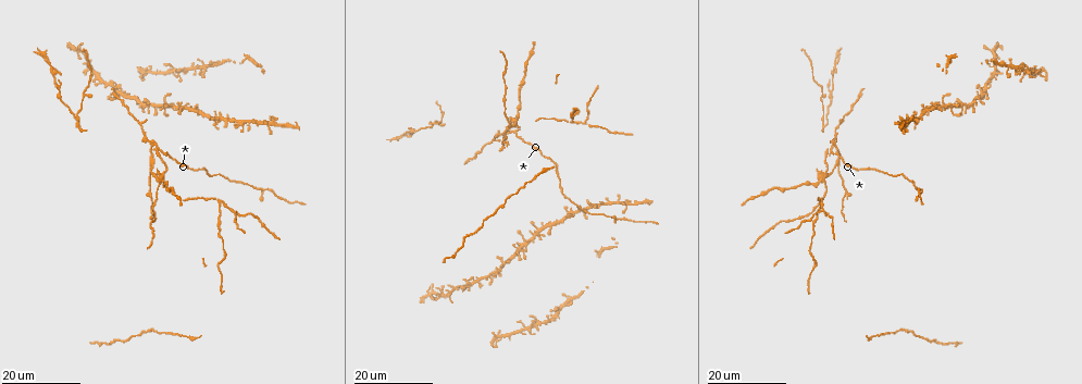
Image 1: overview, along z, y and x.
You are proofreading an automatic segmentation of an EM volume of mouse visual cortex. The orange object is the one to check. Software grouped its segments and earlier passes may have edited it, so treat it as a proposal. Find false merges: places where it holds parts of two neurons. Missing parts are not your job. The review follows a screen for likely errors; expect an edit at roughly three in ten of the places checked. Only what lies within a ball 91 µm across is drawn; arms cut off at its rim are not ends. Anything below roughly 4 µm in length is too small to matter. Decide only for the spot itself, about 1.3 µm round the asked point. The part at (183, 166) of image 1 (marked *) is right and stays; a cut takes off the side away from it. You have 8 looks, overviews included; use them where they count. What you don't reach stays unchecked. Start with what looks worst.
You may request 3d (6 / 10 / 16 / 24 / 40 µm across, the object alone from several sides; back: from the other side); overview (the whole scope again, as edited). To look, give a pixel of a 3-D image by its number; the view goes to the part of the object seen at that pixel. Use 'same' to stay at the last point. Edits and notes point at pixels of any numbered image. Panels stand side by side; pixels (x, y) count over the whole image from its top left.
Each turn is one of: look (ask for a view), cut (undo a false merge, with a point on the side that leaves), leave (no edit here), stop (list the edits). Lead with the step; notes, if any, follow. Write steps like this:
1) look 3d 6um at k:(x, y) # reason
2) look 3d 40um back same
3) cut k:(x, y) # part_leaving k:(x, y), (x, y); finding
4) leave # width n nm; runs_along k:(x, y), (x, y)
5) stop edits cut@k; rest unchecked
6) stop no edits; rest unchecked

look 3d 24um at 1:(79, 127) # small branch off a trunk

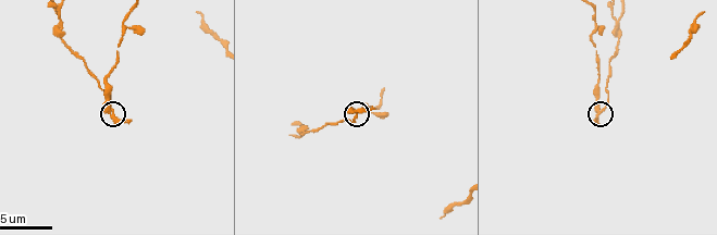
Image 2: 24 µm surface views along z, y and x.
look 3d 10um at 2:(352, 112) # zoom in

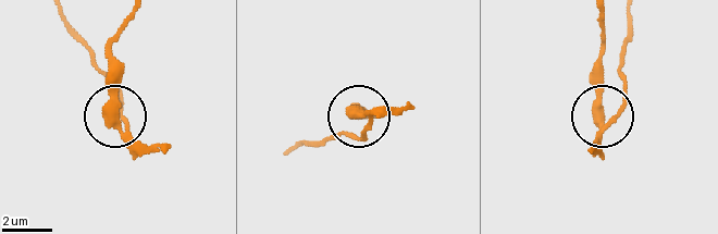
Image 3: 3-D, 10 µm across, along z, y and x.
look 3d 10um back at 3:(362, 117) # other side

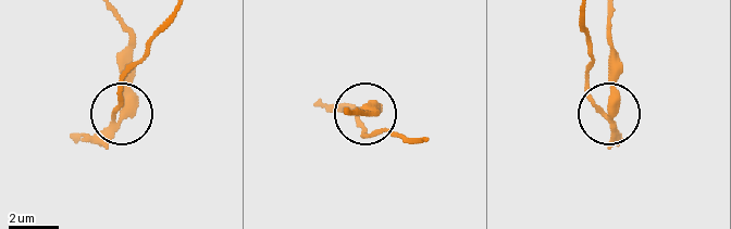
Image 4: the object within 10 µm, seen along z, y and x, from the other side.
cut 4:(363, 123) # part_leaving 4:(101, 134), (126, 73), (172, 11); two neurons meet here

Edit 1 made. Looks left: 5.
look 3d 10um at 2:(125, 27) # three arms meet

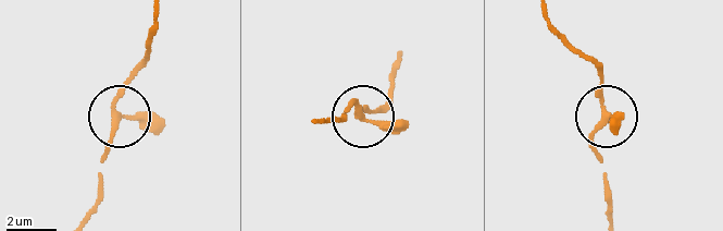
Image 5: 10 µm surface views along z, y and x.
leave # width 190 nm; one neuron here

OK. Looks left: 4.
look 3d 16um at 1:(585, 122) # three arms meet

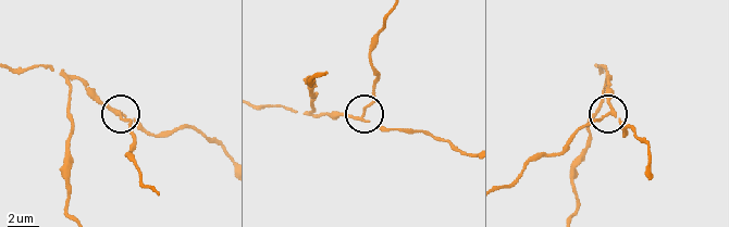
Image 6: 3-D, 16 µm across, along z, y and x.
look 3d 6um at 6:(361, 118)

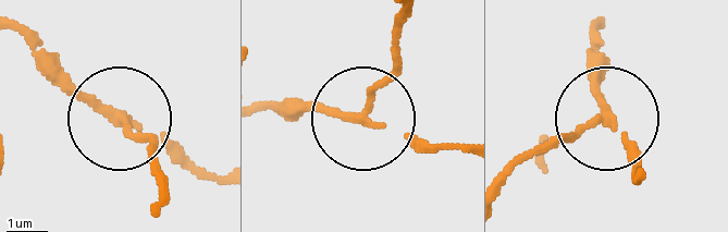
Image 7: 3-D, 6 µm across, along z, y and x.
cut 7:(151, 147) # part_leaving 7:(123, 118), (153, 149), (161, 191); two neurons meet here

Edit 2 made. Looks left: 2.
stop edits cut@4, cut@7; rest unchecked

